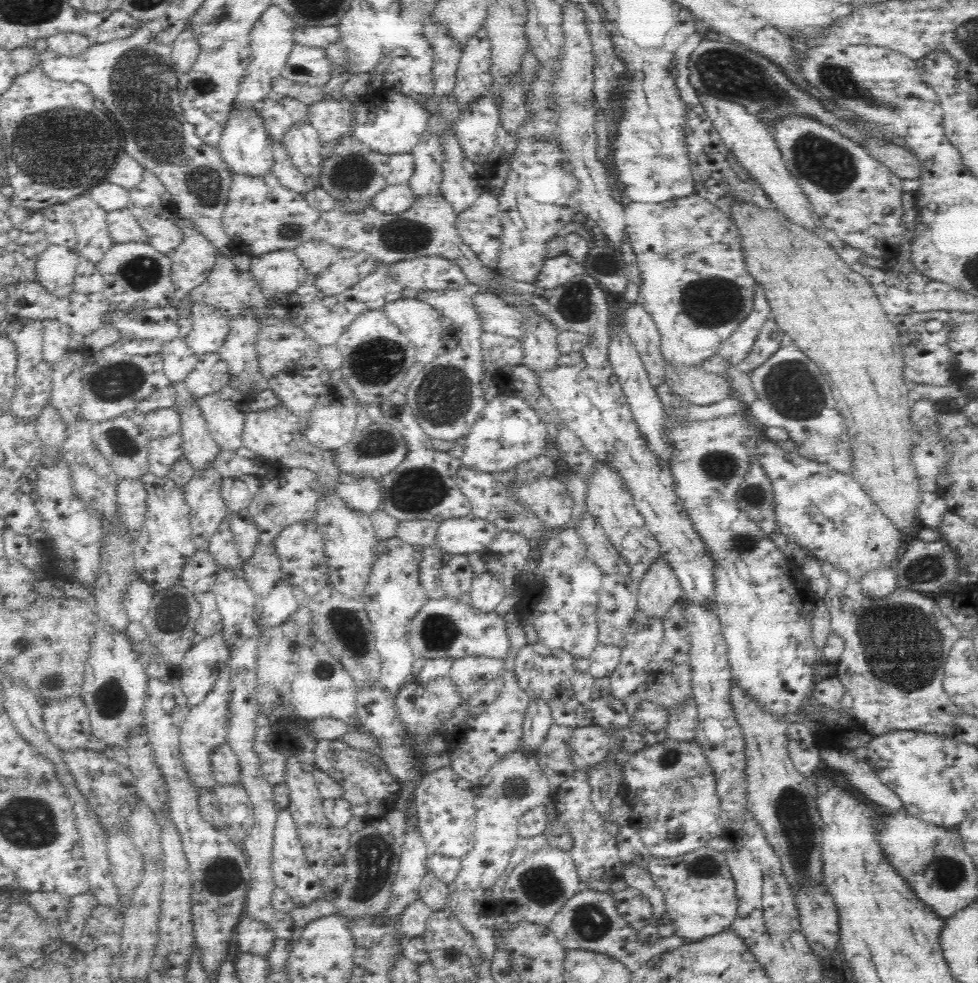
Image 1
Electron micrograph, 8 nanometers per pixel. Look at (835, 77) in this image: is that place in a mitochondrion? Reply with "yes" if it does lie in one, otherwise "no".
yes

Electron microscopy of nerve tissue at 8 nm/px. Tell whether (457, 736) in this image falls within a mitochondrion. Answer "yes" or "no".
no

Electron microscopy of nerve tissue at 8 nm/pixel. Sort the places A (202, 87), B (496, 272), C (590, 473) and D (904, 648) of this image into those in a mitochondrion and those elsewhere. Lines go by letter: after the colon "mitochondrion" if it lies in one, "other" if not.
A: mitochondrion
B: other
C: other
D: mitochondrion

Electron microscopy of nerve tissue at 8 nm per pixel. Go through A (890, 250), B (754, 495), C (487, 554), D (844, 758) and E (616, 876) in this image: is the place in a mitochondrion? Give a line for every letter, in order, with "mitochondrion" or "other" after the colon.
A: other
B: mitochondrion
C: other
D: other
E: other

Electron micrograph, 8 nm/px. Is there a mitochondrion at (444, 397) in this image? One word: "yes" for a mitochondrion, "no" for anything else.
yes

